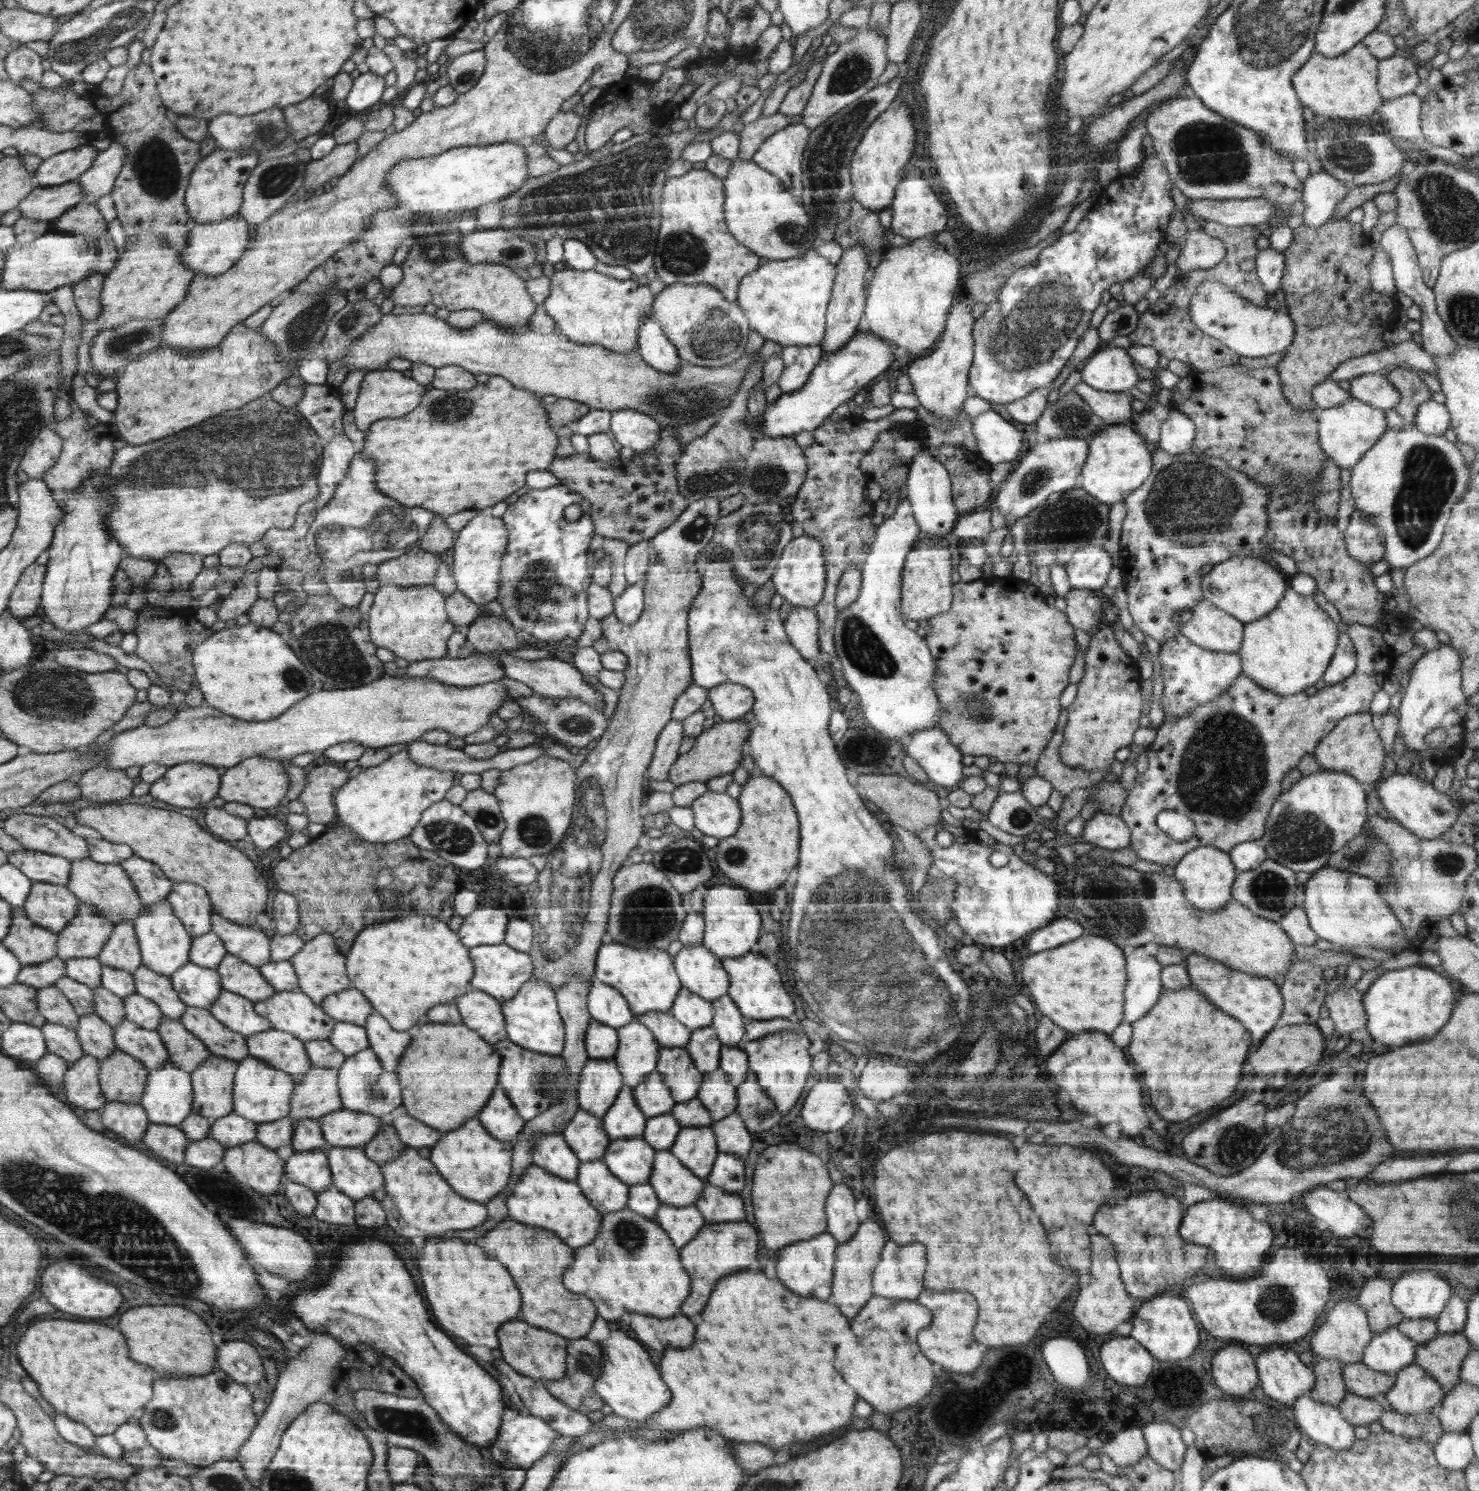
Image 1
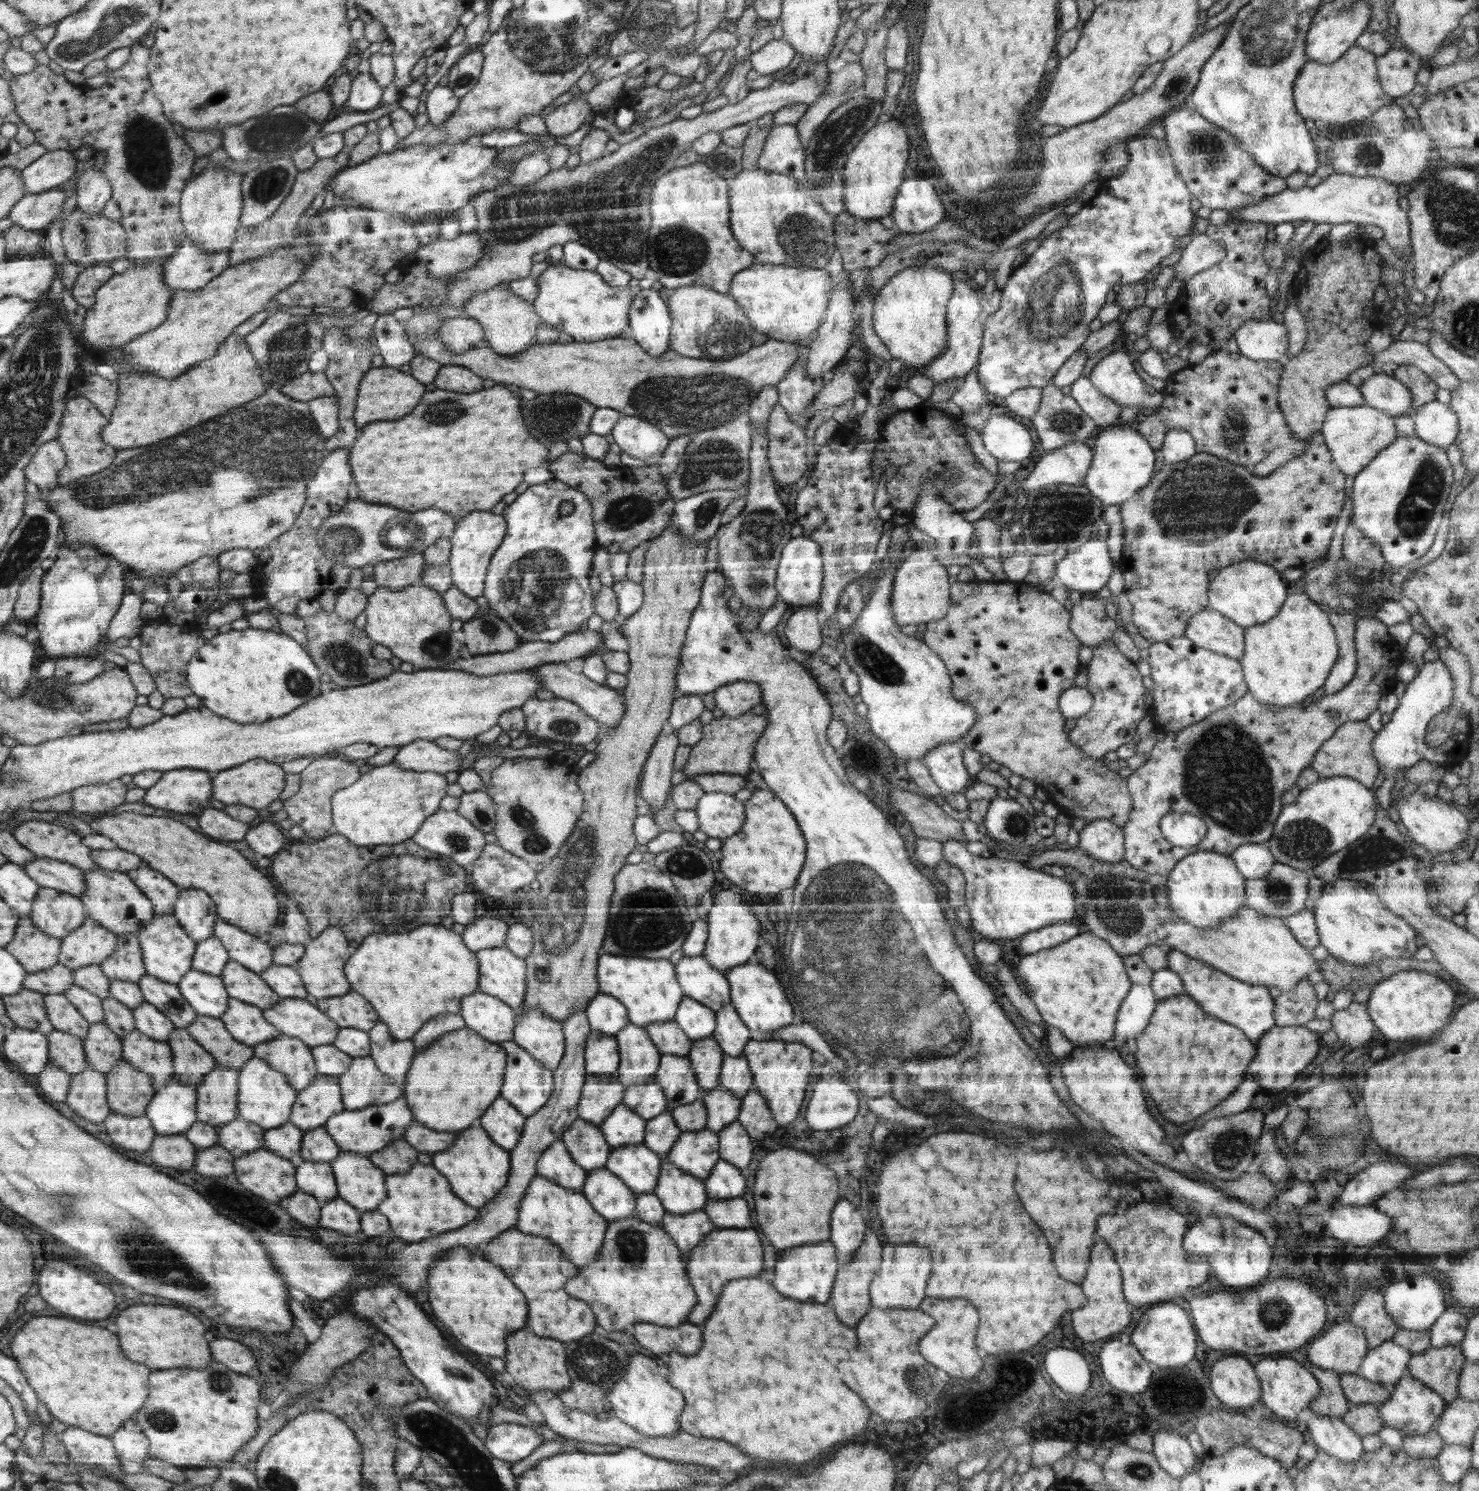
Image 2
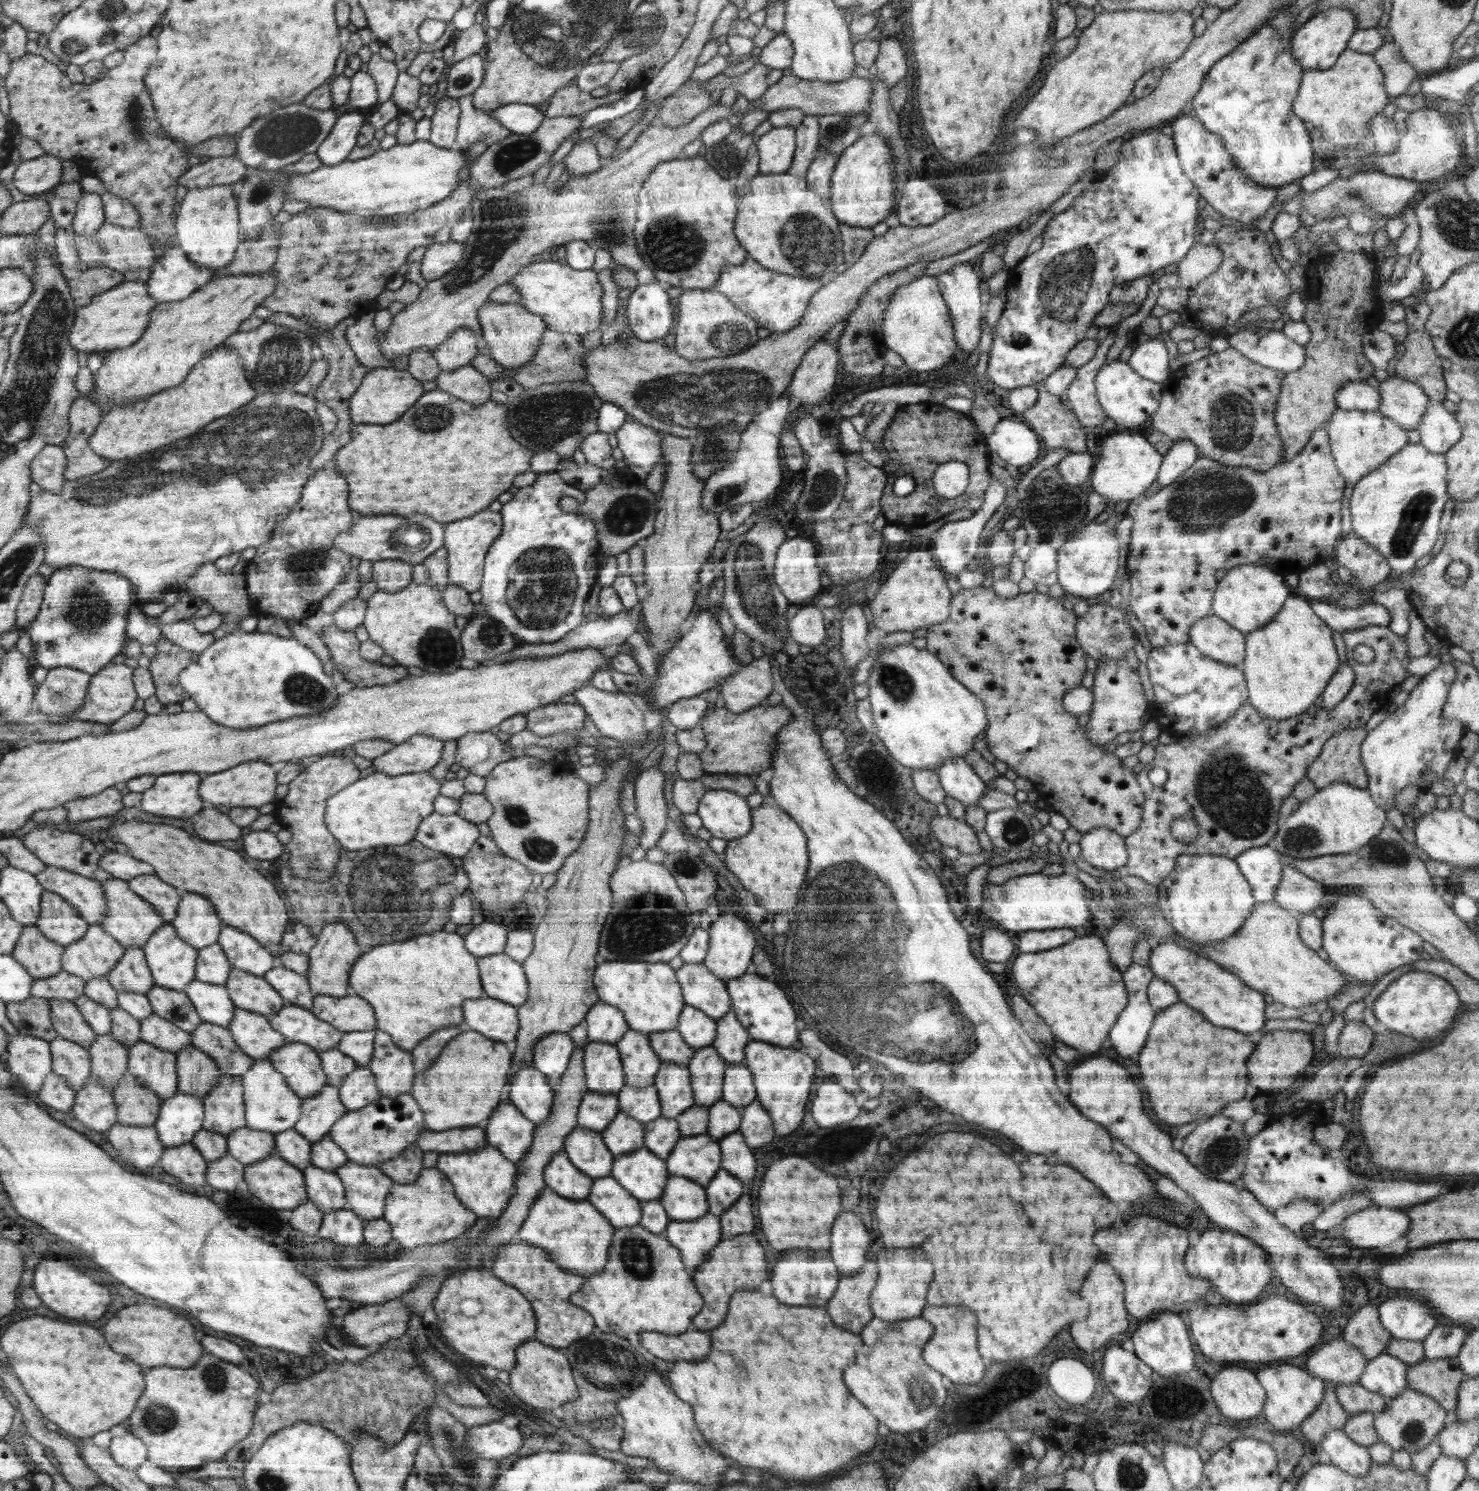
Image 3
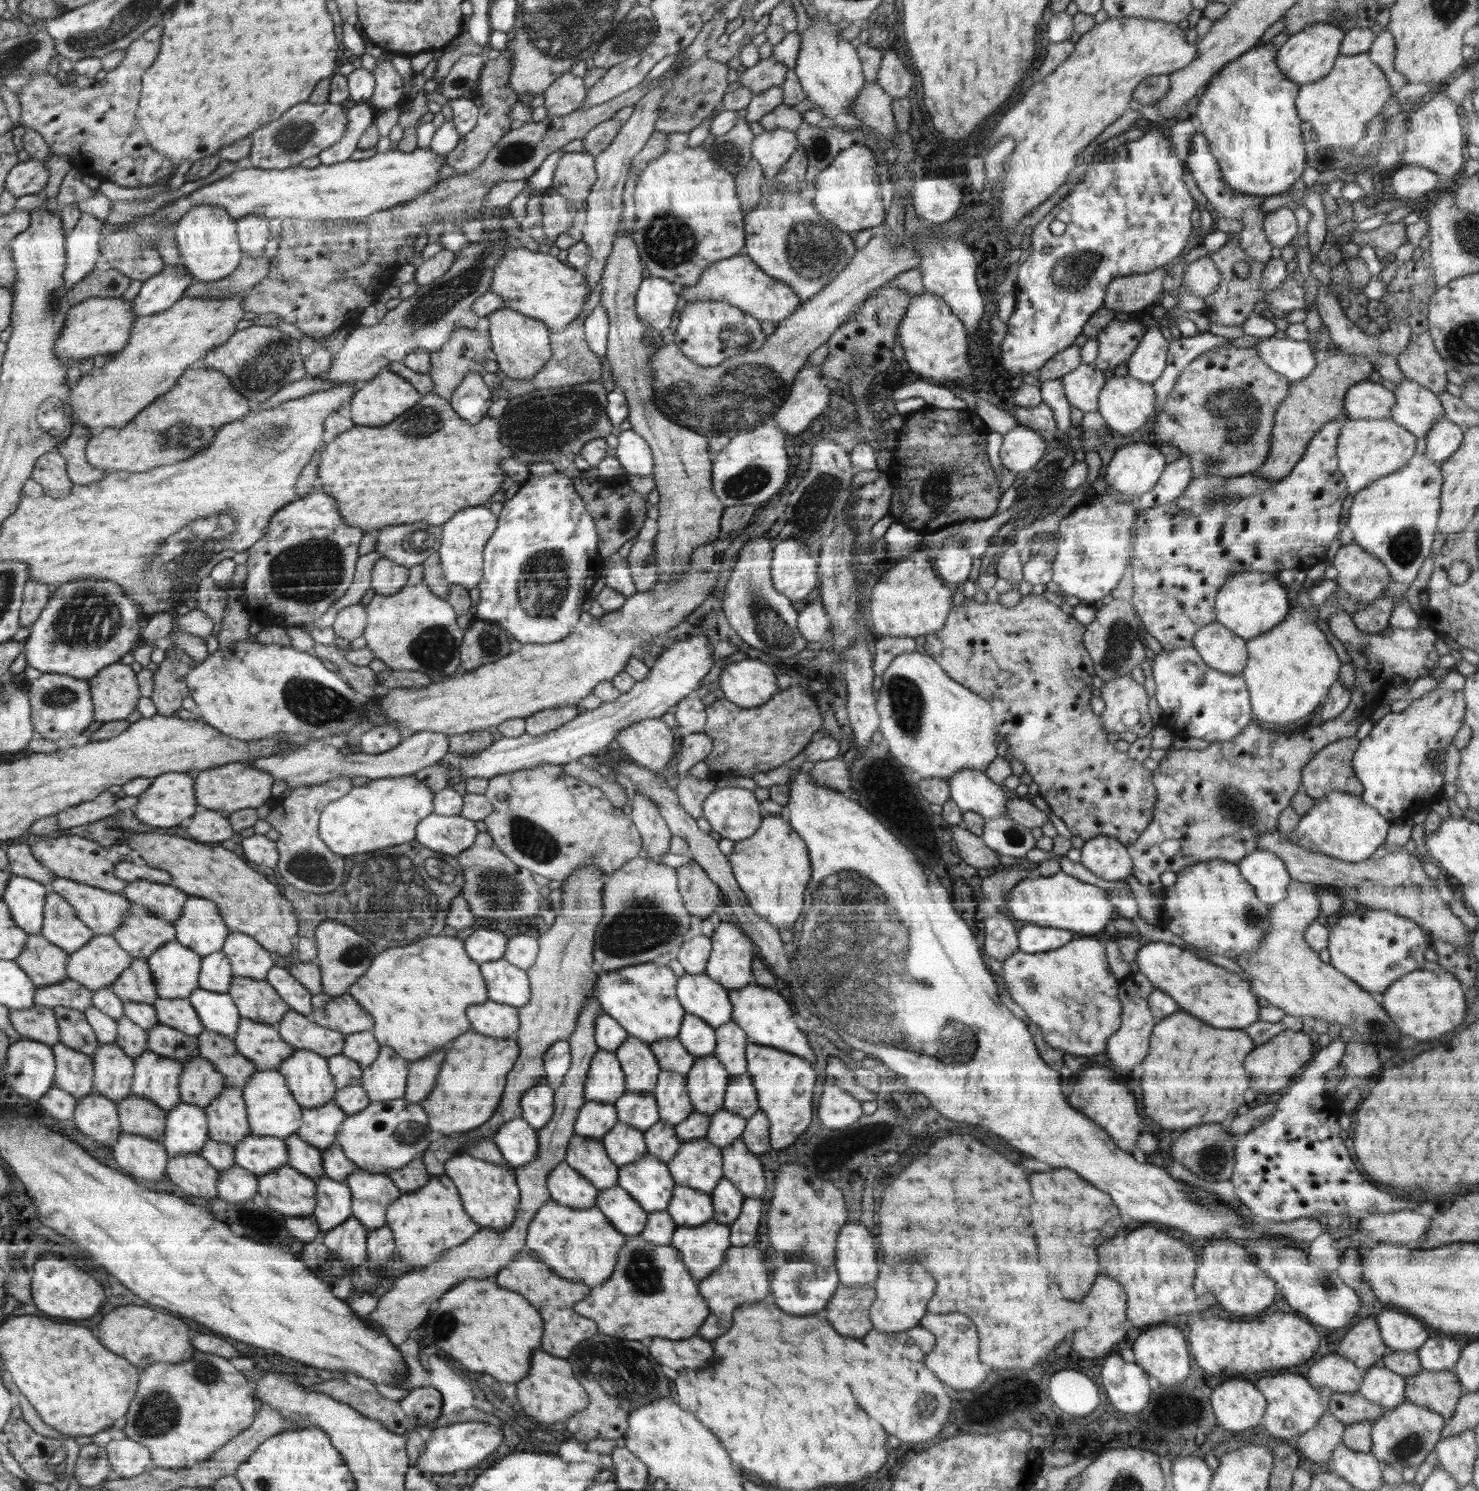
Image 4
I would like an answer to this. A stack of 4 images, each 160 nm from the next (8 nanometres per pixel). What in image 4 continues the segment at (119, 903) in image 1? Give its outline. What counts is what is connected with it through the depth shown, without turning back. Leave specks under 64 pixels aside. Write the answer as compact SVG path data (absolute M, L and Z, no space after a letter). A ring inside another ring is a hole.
M131 902L129 918L113 934L113 938L134 959L147 959L160 946L176 940L174 923L160 918L140 904Z

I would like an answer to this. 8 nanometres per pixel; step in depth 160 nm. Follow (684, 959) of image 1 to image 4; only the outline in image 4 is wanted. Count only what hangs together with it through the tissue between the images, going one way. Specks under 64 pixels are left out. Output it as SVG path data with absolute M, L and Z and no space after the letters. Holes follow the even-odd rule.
M705 972L680 977L679 1002L684 1002L686 1014L696 1015L713 1028L730 1021L734 1012L730 992Z

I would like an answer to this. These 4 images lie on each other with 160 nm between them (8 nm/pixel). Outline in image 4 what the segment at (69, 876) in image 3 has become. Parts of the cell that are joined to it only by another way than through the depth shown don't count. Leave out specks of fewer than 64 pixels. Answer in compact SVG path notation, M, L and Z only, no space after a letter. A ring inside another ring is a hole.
M62 876L54 880L51 892L68 899L68 903L75 908L75 913L95 935L113 936L125 918L129 918L132 908L131 902L121 893L100 890Z

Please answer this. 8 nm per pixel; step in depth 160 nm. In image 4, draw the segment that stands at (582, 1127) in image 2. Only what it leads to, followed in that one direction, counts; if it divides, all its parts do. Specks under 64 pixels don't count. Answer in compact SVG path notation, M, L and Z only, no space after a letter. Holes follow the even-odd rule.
M574 1135L570 1140L570 1145L567 1147L566 1161L570 1166L575 1167L581 1175L584 1175L595 1184L600 1192L617 1184L619 1166L611 1161L600 1140Z

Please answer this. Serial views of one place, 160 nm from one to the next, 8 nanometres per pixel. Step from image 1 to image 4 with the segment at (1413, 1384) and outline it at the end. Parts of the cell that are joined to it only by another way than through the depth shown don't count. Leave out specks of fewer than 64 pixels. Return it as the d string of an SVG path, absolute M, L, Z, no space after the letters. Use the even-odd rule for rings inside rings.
M1402 1401L1396 1409L1386 1411L1386 1414L1378 1419L1371 1429L1371 1453L1378 1462L1385 1462L1402 1472L1404 1466L1412 1466L1416 1470L1419 1464L1434 1451L1434 1447L1442 1438L1440 1433L1444 1429L1446 1420L1440 1414L1422 1408L1422 1405Z

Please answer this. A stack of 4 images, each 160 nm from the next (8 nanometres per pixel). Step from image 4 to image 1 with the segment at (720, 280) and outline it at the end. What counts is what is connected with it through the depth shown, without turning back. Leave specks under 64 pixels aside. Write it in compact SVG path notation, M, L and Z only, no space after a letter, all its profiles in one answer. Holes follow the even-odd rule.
M815 249L807 250L800 257L769 260L743 278L737 301L751 319L752 330L767 340L778 342L784 347L821 344L826 333L826 314L837 273L835 264Z

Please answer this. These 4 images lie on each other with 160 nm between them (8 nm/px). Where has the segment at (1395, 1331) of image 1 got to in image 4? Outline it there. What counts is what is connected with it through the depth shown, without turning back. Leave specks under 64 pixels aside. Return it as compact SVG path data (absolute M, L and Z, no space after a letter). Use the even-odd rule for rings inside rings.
M1382 1363L1363 1372L1363 1380L1358 1393L1368 1401L1374 1401L1386 1411L1396 1409L1405 1401L1405 1378L1384 1368Z

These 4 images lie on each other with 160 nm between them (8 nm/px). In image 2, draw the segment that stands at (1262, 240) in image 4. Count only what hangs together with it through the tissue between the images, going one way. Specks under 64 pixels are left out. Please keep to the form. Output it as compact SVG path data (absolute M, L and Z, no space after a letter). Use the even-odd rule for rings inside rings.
M1182 104L1158 121L1166 132L1163 141L1173 165L1188 187L1190 195L1201 206L1232 212L1288 189L1285 178L1264 170L1249 152L1239 147L1237 140L1229 132L1206 120L1192 107Z

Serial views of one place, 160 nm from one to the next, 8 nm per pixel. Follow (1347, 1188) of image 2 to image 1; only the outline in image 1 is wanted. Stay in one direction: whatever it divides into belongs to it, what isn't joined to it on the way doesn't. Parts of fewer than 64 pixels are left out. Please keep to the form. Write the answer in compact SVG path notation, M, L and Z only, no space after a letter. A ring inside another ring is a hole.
M1432 1156L1432 1158L1392 1158L1390 1162L1382 1162L1368 1180L1374 1182L1400 1182L1420 1178L1430 1172L1438 1172L1446 1168L1452 1156Z

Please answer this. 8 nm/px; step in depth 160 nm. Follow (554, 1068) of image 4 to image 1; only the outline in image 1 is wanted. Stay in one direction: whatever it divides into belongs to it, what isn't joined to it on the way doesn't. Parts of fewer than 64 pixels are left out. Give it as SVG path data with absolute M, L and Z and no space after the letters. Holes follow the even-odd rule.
M528 979L514 998L502 1002L507 1037L528 1050L560 1055L566 1048L566 1030L559 1013L556 992L544 979Z

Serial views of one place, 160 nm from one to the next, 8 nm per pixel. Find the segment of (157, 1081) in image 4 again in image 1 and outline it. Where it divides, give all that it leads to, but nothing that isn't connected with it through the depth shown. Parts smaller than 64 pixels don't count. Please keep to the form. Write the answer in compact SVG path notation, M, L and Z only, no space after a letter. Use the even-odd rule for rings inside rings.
M128 1019L114 1028L116 1046L125 1053L139 1059L148 1070L153 1071L164 1066L170 1055L158 1030L148 1030Z

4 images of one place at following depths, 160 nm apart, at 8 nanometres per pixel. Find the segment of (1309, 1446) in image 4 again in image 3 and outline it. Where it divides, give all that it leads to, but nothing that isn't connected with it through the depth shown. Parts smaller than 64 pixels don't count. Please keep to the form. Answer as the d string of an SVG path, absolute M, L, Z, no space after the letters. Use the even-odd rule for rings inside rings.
M1326 1382L1328 1388L1324 1400L1320 1402L1315 1412L1312 1412L1308 1419L1300 1426L1301 1433L1310 1442L1322 1442L1330 1430L1343 1429L1350 1415L1344 1412L1344 1408L1336 1398L1335 1388Z

